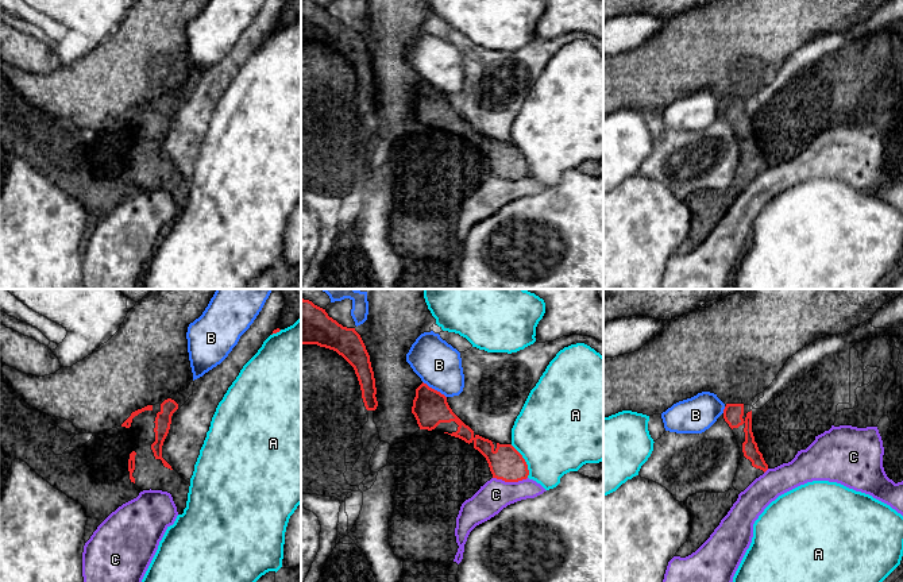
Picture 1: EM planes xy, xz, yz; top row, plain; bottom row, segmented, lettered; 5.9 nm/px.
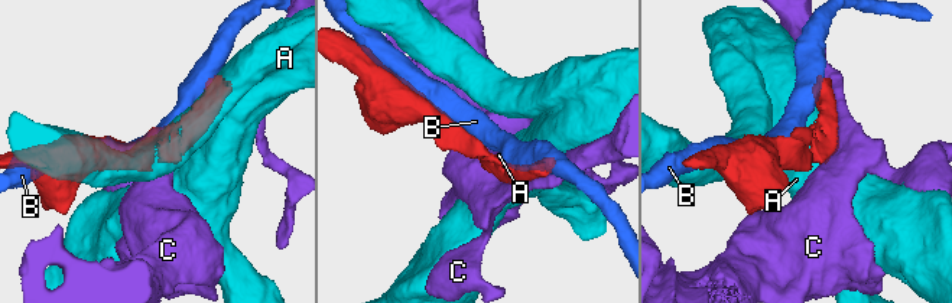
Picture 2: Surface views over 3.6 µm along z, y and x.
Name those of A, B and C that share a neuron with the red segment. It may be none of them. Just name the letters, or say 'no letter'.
no letter

